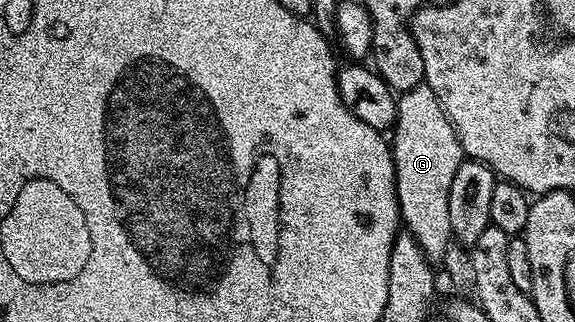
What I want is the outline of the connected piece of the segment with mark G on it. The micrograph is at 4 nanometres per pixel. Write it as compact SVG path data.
M428 83L415 85L397 97L396 125L390 145L401 223L407 233L418 240L429 261L441 261L453 239L450 228L450 187L466 155L441 102Z

